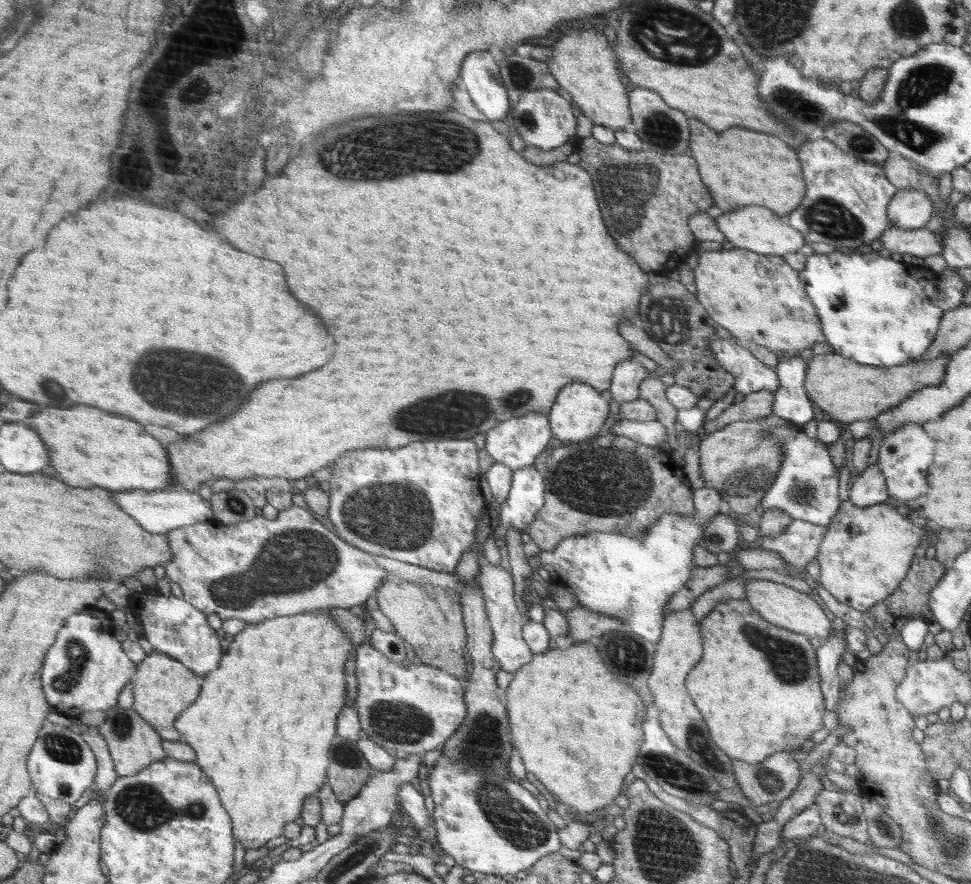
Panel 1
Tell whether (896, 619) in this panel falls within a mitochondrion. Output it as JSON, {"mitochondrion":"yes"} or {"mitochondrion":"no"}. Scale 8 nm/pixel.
{"mitochondrion":"no"}

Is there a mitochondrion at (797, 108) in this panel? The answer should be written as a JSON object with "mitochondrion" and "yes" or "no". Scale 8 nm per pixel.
{"mitochondrion":"yes"}

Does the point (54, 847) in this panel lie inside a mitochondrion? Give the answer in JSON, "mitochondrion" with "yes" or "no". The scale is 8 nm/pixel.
{"mitochondrion":"no"}

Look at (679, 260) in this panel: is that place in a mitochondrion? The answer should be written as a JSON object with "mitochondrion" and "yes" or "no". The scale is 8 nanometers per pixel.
{"mitochondrion":"no"}

